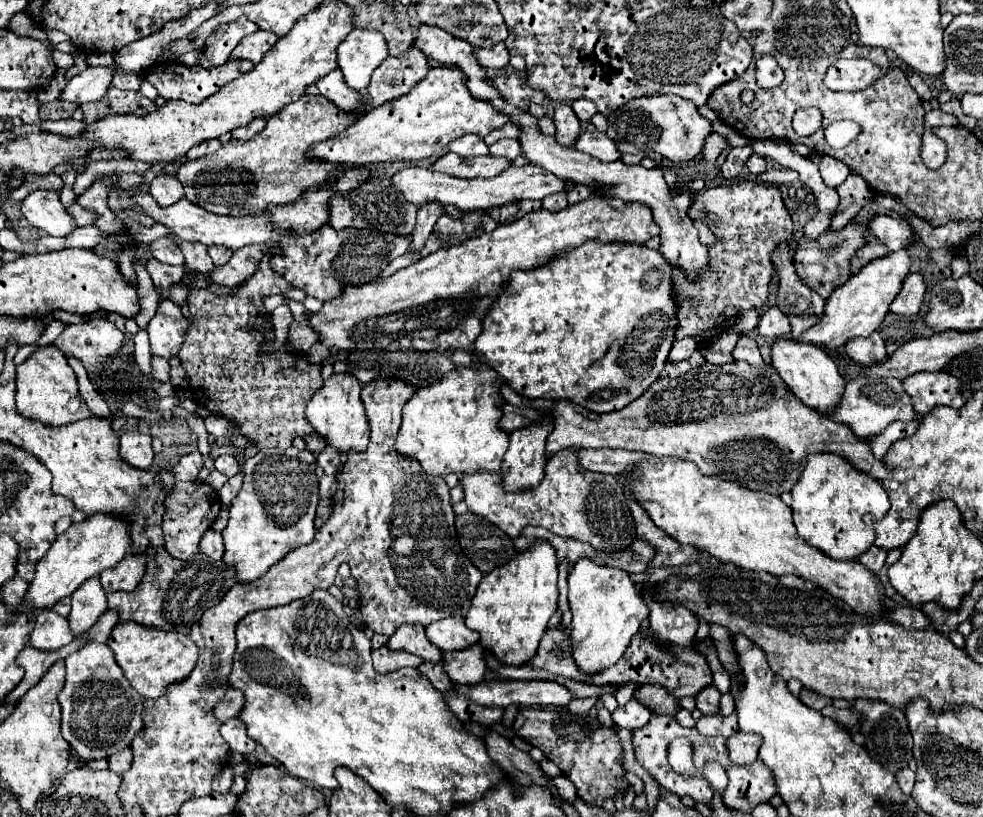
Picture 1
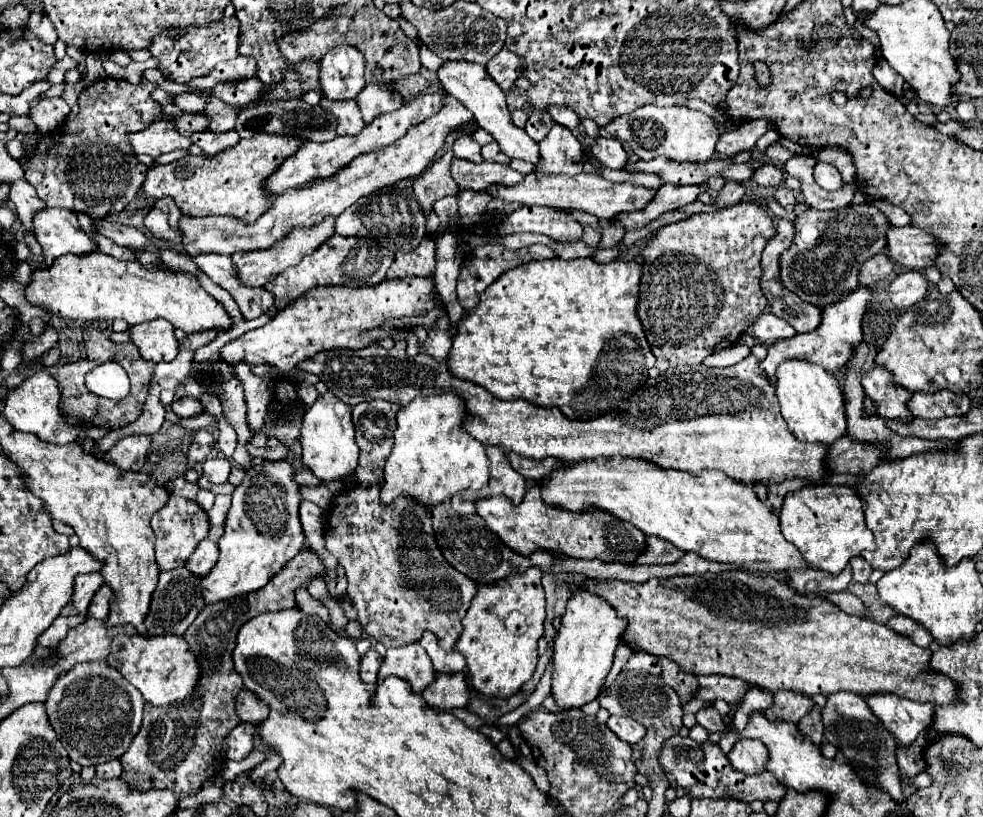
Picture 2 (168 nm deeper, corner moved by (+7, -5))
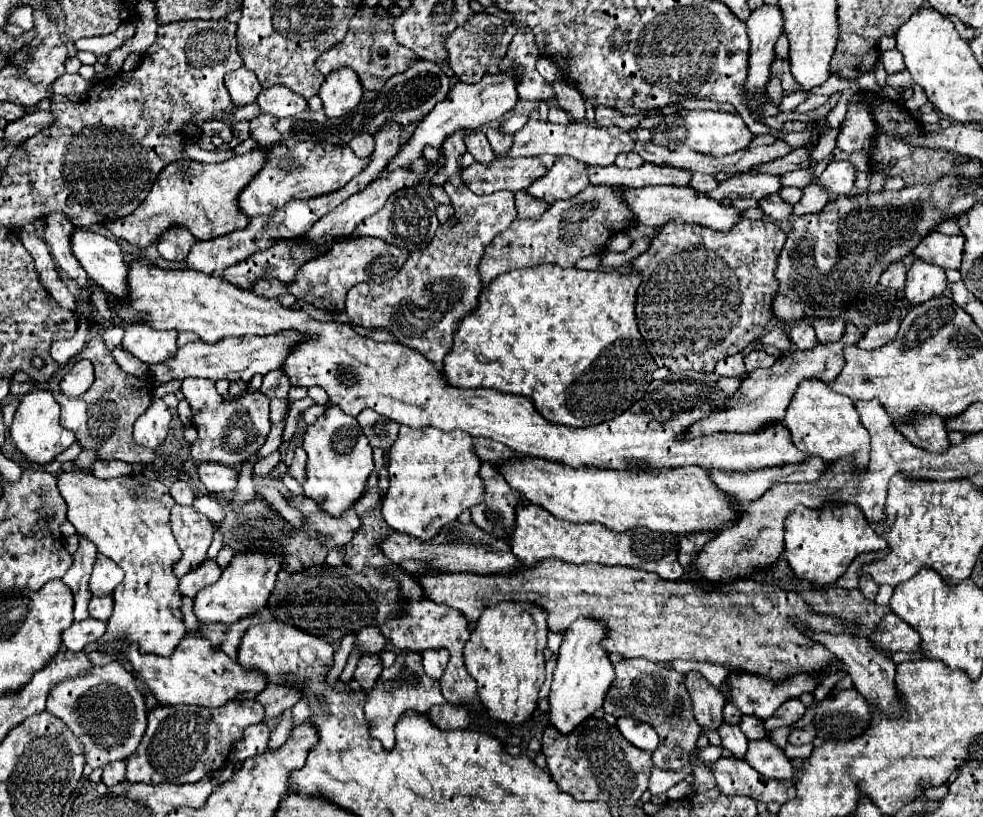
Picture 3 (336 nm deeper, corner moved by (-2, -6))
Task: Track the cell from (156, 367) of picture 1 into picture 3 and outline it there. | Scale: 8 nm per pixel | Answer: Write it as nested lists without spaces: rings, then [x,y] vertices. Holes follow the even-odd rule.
[[[98,331],[98,335],[92,341],[88,341],[86,347],[74,357],[74,361],[80,361],[80,359],[90,359],[94,365],[94,375],[96,375],[94,385],[84,395],[72,399],[60,391],[60,379],[64,375],[64,369],[54,373],[46,385],[46,389],[54,395],[54,399],[62,407],[62,419],[60,419],[62,427],[74,431],[80,447],[84,451],[94,451],[100,461],[118,459],[130,465],[154,461],[156,455],[152,455],[152,451],[146,447],[138,447],[132,439],[134,421],[152,403],[152,377],[138,379],[138,377],[124,373],[114,361],[114,357],[108,353],[104,339],[102,339],[102,331]]]

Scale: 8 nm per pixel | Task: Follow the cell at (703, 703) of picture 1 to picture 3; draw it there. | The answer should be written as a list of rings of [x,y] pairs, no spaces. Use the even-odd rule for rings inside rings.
[[[724,723],[724,725],[718,729],[718,733],[720,733],[720,737],[722,737],[722,745],[724,745],[728,751],[732,751],[734,757],[744,759],[746,747],[748,747],[748,739],[746,739],[746,735],[740,731],[740,727],[738,727],[738,725],[728,725],[728,723]]]

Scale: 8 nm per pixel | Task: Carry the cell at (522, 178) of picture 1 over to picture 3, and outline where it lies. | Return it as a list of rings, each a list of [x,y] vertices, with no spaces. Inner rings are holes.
[[[656,185],[656,187],[640,187],[640,189],[628,189],[628,187],[622,187],[622,189],[624,189],[624,199],[628,207],[636,215],[636,223],[642,223],[642,225],[662,227],[668,221],[676,221],[676,223],[694,223],[700,227],[728,231],[730,227],[734,227],[734,223],[738,223],[738,219],[742,219],[742,213],[732,205],[724,207],[720,201],[710,199],[708,195],[702,195],[692,187]]]

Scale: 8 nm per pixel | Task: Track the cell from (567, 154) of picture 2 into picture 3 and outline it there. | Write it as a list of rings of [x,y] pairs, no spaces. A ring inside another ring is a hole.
[[[558,157],[554,167],[526,191],[546,205],[552,205],[558,199],[570,199],[588,185],[586,169],[586,163],[580,163],[572,157]]]

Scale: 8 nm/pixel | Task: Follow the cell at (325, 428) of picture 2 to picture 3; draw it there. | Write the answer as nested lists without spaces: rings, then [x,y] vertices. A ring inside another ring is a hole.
[[[328,407],[326,413],[306,429],[304,451],[308,453],[306,461],[306,483],[302,485],[304,495],[314,499],[322,511],[332,517],[344,515],[366,491],[366,481],[374,469],[372,447],[368,439],[362,435],[358,421],[346,415],[340,407]]]

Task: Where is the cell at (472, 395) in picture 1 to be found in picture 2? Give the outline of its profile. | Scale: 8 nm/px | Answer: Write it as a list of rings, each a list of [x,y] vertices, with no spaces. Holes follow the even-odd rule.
[[[435,394],[425,398],[419,396],[409,402],[409,406],[403,406],[399,410],[397,430],[393,434],[395,444],[385,464],[385,484],[381,490],[381,502],[391,504],[393,498],[407,492],[409,496],[431,508],[465,488],[479,490],[485,486],[485,482],[489,482],[489,460],[485,454],[485,446],[481,446],[481,442],[461,430],[461,418],[465,418],[465,410],[461,410],[461,398],[457,398],[455,394]]]

